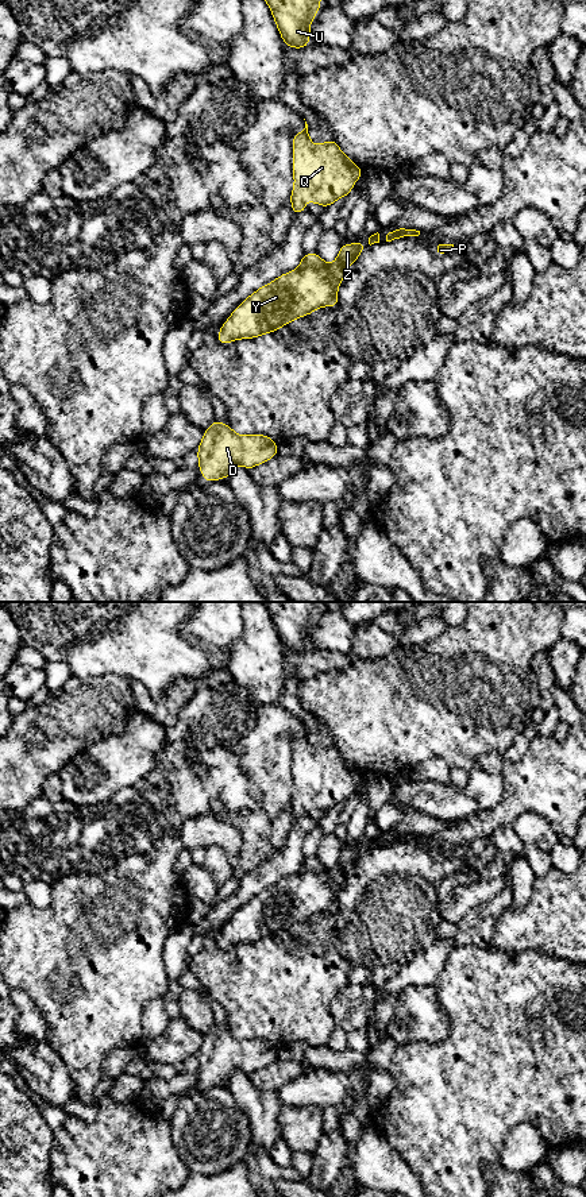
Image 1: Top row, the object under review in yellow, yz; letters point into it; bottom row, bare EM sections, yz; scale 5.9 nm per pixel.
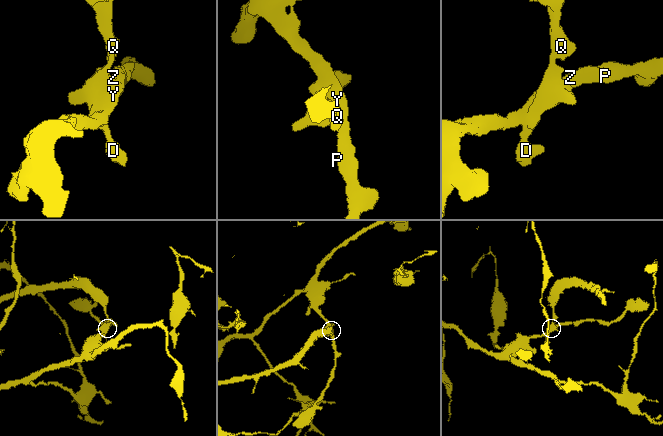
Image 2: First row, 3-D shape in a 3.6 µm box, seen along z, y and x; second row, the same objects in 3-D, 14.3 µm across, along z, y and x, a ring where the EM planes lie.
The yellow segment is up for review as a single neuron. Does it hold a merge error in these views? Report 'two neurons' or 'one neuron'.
two neurons

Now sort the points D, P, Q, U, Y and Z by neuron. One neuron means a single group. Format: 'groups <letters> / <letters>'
groups D Q U / P Y Z

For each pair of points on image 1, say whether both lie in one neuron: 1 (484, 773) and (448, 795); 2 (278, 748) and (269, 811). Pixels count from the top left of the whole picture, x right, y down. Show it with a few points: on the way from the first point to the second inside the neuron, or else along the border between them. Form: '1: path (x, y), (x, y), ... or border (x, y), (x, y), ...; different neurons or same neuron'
1: path (475, 783), (463, 795), (458, 795); same neuron
2: path (272, 764), (272, 795); same neuron

